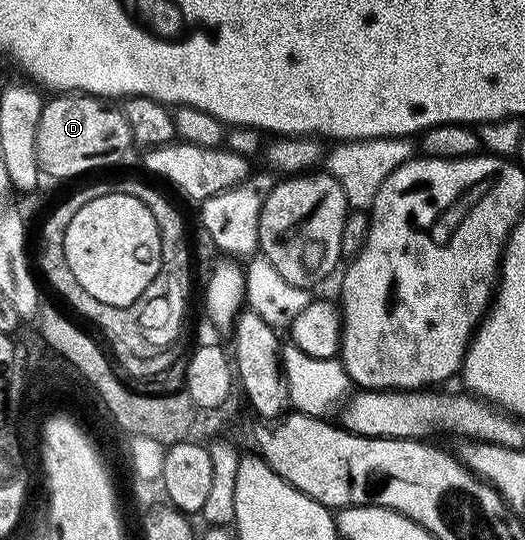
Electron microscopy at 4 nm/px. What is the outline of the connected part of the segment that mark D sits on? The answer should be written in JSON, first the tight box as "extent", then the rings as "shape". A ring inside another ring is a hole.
{"extent":[37,92,134,180],"shape":[[[83,92],[53,94],[42,103],[37,127],[37,167],[42,173],[54,176],[57,180],[69,180],[72,176],[81,176],[84,172],[93,172],[96,168],[105,168],[108,164],[117,164],[125,156],[128,148],[134,147],[131,126],[123,118],[116,103],[100,96],[91,96]]]}

